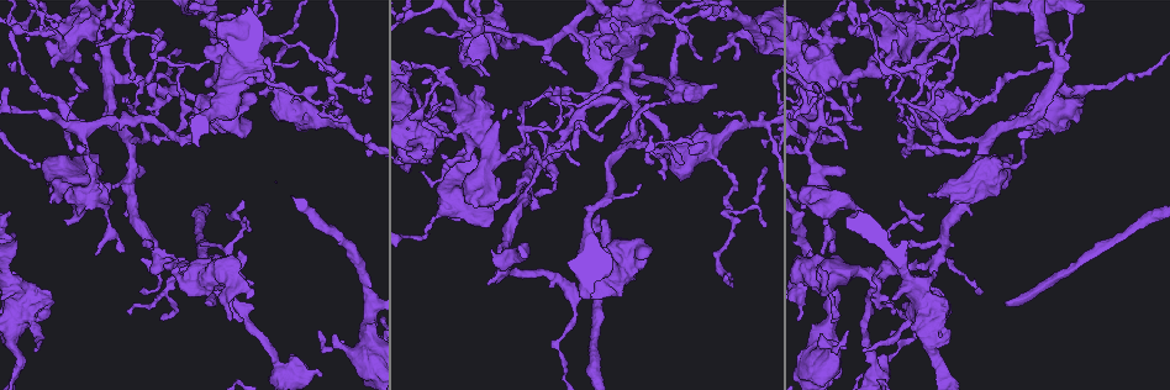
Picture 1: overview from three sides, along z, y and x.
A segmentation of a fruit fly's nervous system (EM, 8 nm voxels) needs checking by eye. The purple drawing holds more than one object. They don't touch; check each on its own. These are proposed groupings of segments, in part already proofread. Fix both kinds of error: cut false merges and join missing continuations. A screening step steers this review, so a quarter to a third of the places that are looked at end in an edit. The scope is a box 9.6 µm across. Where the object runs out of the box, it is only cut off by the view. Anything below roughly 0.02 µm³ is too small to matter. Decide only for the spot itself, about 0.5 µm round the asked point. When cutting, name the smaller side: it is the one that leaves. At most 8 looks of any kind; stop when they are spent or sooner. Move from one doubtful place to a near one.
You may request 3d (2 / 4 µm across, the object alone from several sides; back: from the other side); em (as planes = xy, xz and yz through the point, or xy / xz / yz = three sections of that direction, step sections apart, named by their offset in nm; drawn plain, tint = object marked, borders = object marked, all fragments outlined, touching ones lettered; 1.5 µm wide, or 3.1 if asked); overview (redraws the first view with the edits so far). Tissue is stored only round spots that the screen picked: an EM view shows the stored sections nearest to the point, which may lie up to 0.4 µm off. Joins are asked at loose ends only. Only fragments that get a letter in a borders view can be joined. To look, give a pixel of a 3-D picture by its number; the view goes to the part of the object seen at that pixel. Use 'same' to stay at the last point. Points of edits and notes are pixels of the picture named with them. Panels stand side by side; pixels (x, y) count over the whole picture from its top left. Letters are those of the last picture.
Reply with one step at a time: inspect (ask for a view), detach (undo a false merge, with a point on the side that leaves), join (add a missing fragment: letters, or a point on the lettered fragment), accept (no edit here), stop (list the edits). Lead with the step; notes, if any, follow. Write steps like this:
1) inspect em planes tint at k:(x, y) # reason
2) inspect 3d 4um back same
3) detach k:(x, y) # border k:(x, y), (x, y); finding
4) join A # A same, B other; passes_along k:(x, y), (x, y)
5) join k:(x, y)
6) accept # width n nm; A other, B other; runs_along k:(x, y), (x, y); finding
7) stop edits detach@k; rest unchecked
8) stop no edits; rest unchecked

inspect em planes tint at 1:(882, 52) # sharp bend

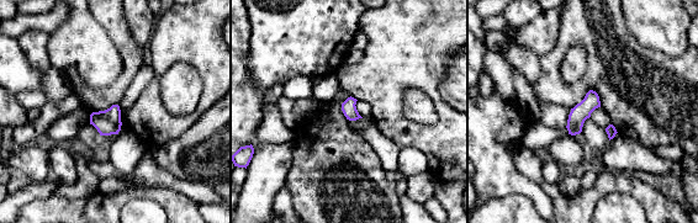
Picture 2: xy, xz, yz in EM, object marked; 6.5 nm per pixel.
inspect em planes borders same # see the neighbours

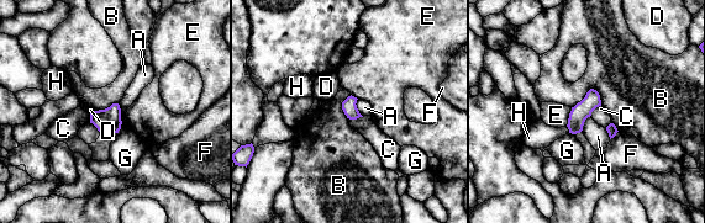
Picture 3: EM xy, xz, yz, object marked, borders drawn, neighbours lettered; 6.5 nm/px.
accept # A other, B other, C other, D other, E other, F other, G other, H other; border 3:(363, 116), (348, 118); continuous, no second neuron

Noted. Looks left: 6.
inspect 3d 4um at 1:(20, 32) # abrupt turn

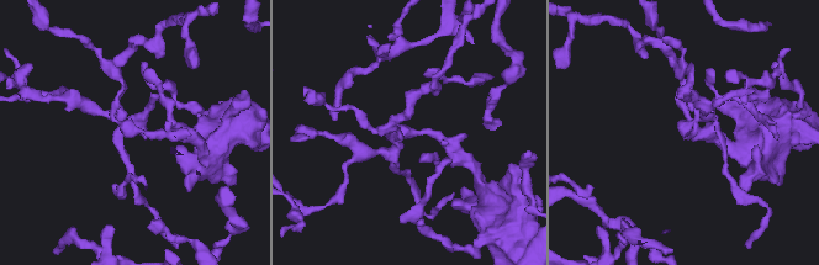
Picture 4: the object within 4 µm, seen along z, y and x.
inspect em xy step 4 tint at 4:(409, 135)

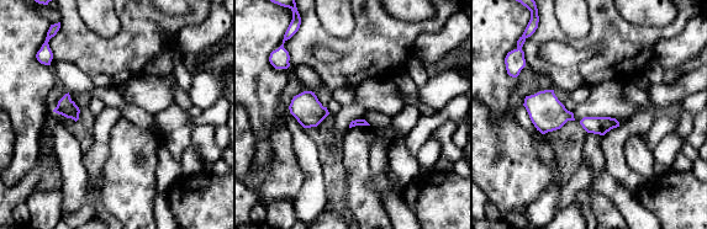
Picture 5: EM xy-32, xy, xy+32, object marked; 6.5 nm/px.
inspect em planes borders same

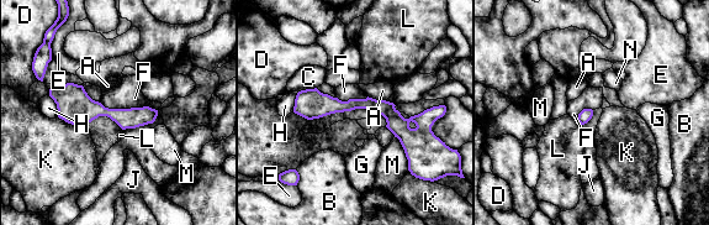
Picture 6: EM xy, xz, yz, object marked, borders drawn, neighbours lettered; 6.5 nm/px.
accept # A other, B other, C other, D other, E other, F other, G other, H other, J other, K other, L other, M other, N other; border 6:(100, 101), (109, 108), (157, 110); all the same neuron

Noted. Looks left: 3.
inspect em xy step 4 borders at 1:(423, 174) # branch stops here

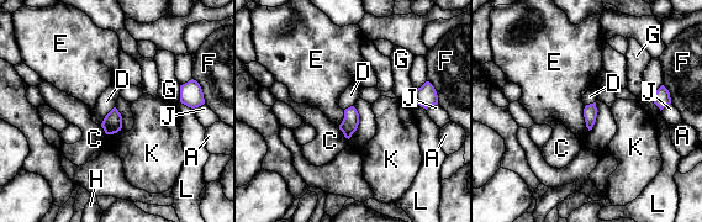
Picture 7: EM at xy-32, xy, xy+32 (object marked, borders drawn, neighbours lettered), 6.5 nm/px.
inspect em planes borders same # another direction

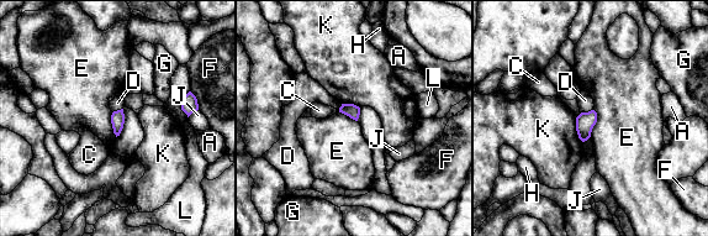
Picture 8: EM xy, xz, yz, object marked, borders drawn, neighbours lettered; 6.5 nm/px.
accept # width 90 nm; A other, C other, D other, E other, F other, G other, H other, J other, K other, L other; none of them fits

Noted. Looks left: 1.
stop no edits; rest unchecked

